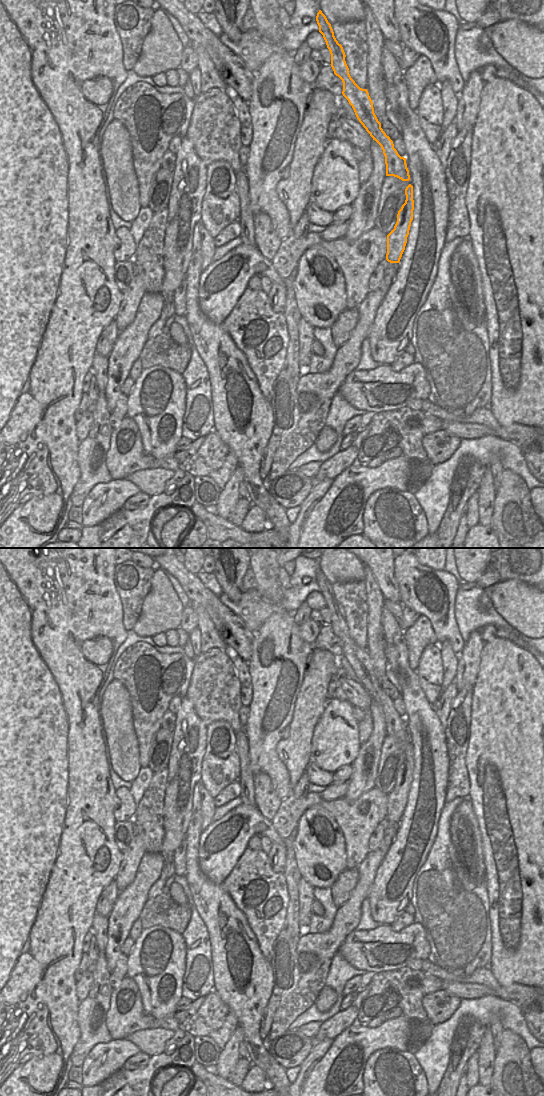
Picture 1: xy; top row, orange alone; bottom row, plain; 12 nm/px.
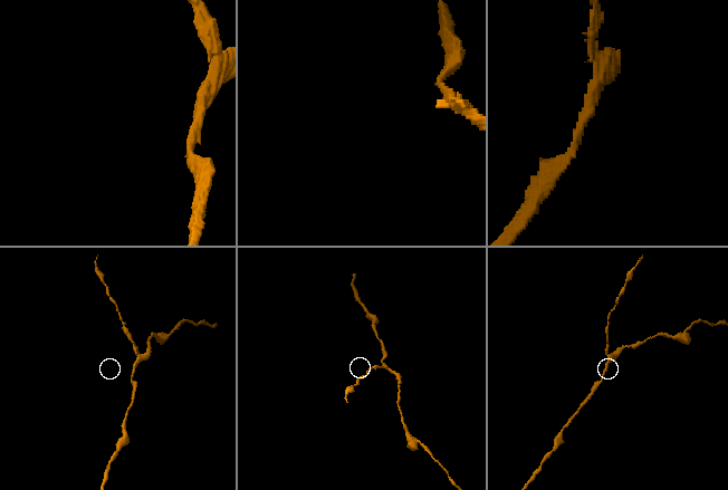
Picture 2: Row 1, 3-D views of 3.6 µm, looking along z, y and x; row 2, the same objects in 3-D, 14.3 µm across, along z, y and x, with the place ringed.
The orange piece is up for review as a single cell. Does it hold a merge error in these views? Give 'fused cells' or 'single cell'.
fused cells

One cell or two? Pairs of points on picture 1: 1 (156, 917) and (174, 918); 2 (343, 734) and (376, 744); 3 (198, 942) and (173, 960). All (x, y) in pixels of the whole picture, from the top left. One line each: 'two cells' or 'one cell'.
1: one cell
2: two cells
3: two cells

